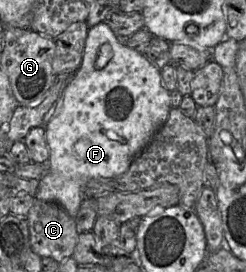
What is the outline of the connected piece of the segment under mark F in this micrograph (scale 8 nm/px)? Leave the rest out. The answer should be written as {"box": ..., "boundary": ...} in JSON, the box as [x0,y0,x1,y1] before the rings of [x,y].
{"box":[35,22,171,218],"boundary":[[[100,22],[88,28],[82,62],[75,73],[72,81],[66,87],[61,105],[56,109],[56,113],[46,124],[46,143],[49,149],[48,173],[39,181],[35,194],[36,199],[56,202],[61,205],[67,213],[75,218],[82,201],[85,199],[82,193],[82,186],[85,181],[92,178],[117,178],[125,173],[137,155],[147,146],[158,129],[167,121],[171,109],[170,91],[162,84],[161,70],[154,66],[143,54],[129,48],[123,39],[118,38],[106,22]]]}

